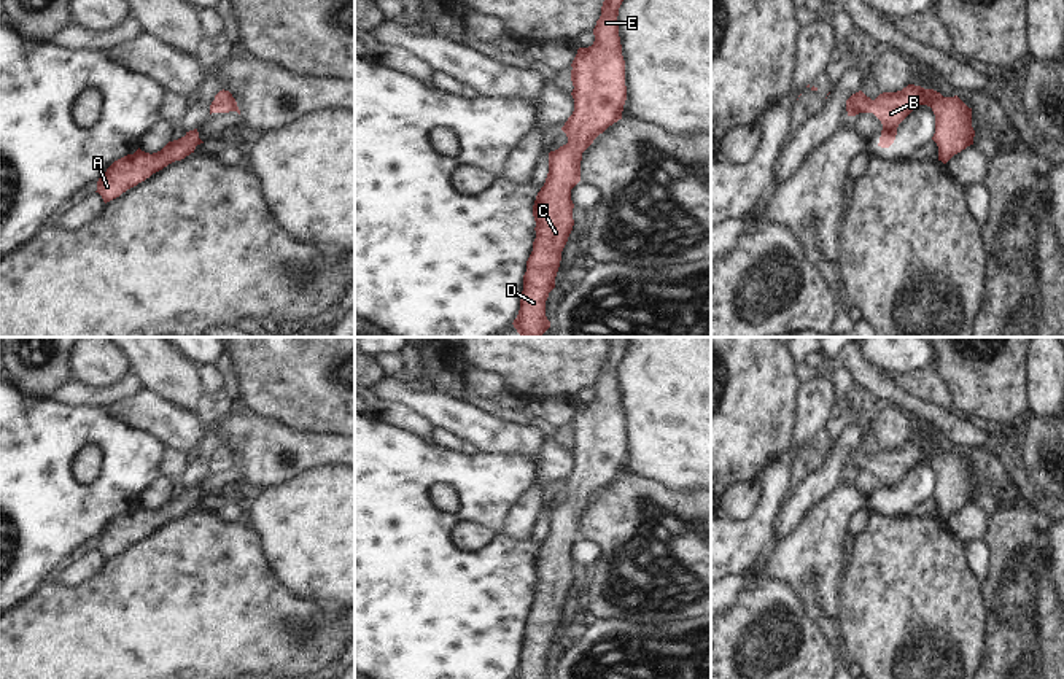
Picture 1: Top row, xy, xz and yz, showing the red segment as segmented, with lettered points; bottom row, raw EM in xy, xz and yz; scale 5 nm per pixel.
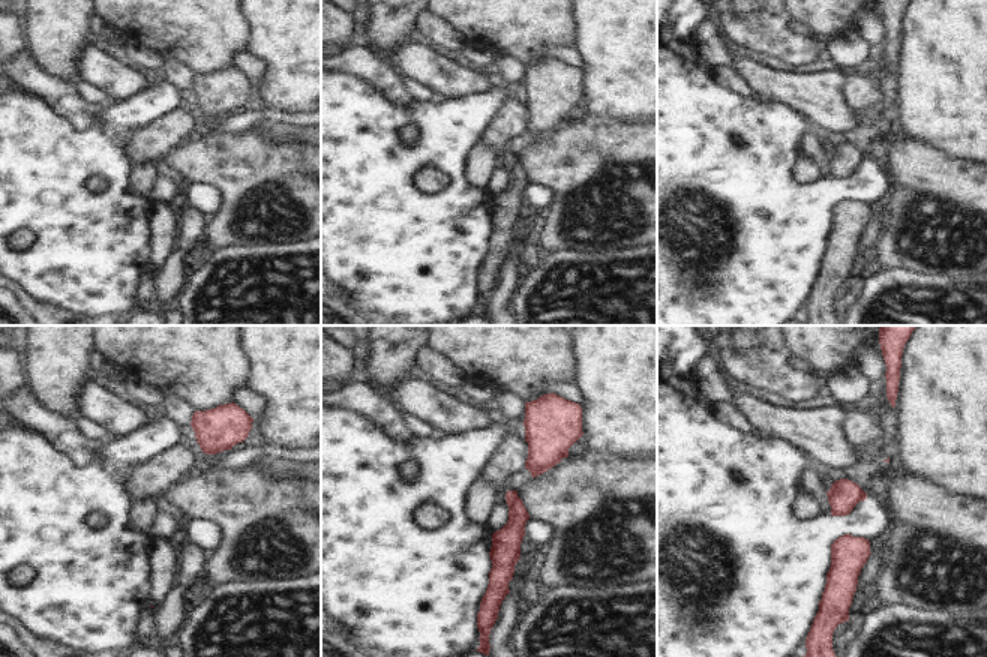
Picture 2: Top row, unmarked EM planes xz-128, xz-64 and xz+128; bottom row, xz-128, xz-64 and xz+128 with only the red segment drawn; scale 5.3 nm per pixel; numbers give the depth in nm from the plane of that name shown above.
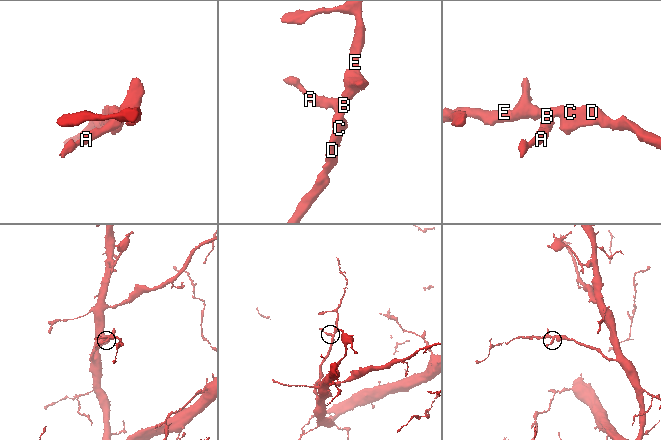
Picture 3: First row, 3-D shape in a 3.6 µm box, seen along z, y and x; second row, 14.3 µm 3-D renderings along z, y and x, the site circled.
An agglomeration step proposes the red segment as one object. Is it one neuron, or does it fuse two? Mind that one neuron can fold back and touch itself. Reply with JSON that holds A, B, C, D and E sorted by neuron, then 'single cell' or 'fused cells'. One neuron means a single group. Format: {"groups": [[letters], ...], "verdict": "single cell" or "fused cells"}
{"groups": [["A", "B", "C", "D", "E"]], "verdict": "single cell"}

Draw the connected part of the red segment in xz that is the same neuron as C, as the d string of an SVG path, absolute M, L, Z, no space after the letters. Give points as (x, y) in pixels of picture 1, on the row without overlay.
M608 337L608 343L593 385L595 398L579 404L571 420L574 468L561 483L568 499L549 509L549 530L533 561L536 595L514 679L550 679L546 657L555 644L561 607L574 582L571 545L581 537L582 509L622 475L627 442L617 372L627 337Z

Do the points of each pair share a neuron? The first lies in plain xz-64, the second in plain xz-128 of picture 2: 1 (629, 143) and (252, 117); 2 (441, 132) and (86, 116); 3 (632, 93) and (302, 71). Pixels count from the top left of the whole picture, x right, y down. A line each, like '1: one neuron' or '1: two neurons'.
1: two neurons
2: two neurons
3: one neuron

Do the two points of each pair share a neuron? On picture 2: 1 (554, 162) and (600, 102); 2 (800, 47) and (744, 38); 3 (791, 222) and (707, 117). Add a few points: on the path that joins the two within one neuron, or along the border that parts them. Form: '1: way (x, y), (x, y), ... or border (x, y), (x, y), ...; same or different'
1: border (585, 113), (594, 113), (621, 123); different
2: way (786, 47), (768, 38), (758, 38); same
3: way (765, 197), (711, 143); same

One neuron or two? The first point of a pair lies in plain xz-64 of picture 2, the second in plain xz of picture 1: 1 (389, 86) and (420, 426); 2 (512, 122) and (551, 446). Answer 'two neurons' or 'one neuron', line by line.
1: one neuron
2: one neuron

